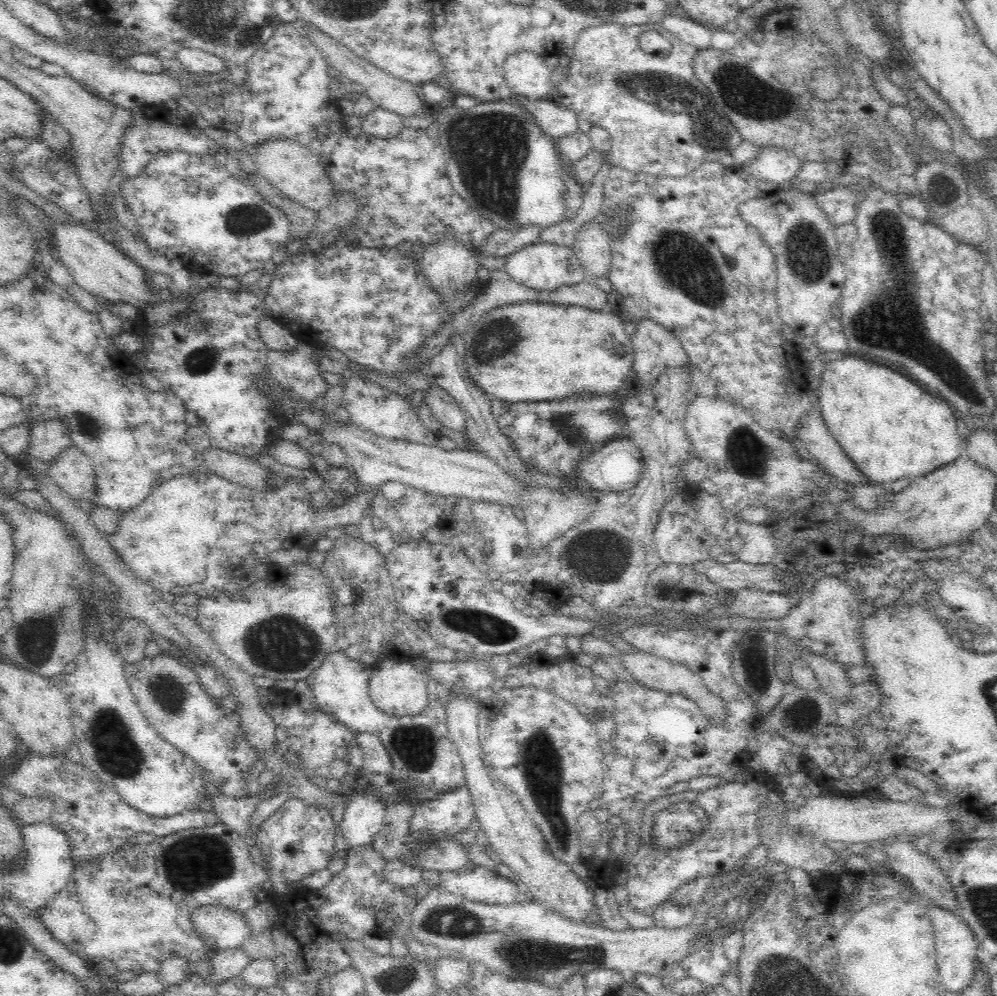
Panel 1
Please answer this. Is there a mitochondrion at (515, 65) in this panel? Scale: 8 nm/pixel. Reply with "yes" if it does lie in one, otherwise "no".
no

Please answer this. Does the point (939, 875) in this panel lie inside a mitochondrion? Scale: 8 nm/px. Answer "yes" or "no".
no

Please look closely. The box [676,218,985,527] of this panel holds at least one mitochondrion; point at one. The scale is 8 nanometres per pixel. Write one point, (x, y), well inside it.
(806, 251)

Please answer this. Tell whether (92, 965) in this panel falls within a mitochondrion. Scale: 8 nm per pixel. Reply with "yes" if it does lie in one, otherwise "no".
no

